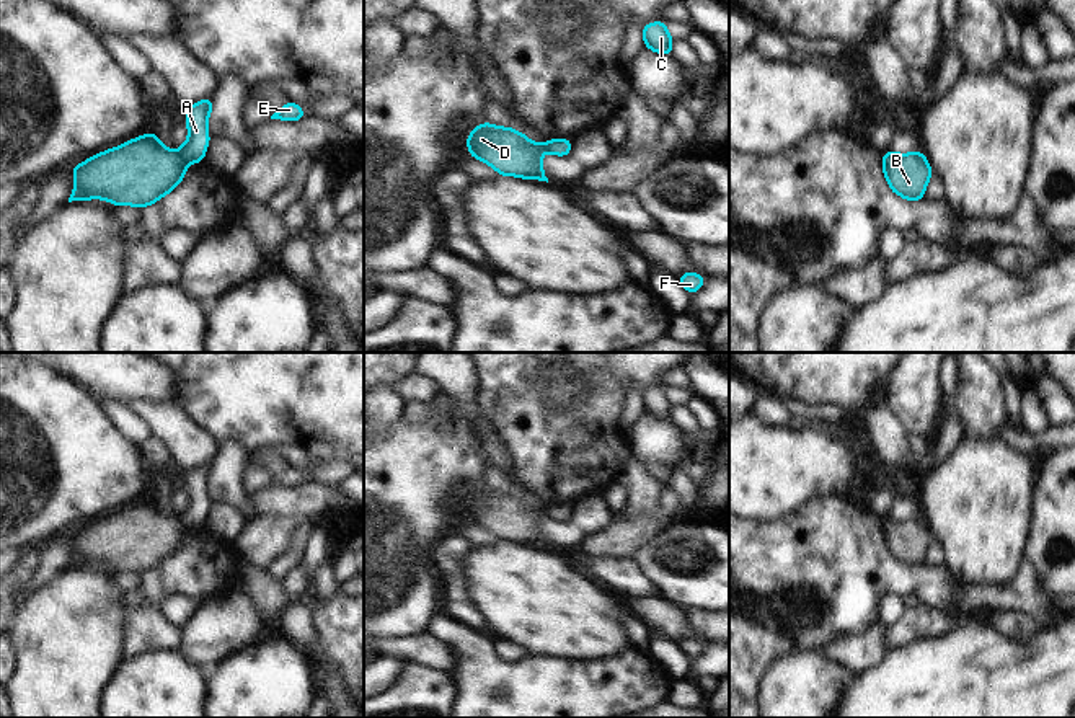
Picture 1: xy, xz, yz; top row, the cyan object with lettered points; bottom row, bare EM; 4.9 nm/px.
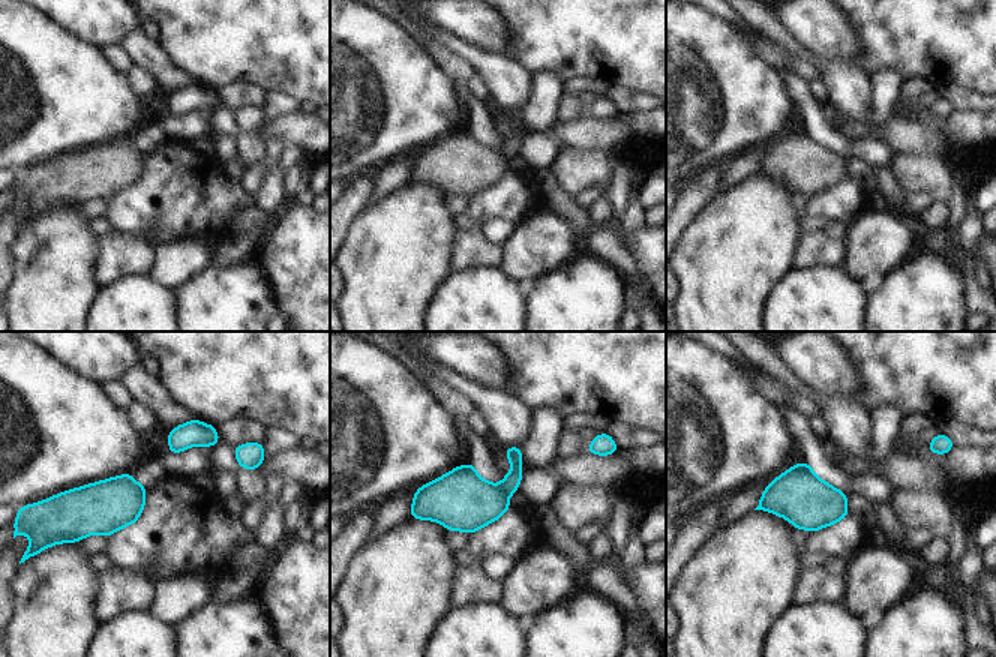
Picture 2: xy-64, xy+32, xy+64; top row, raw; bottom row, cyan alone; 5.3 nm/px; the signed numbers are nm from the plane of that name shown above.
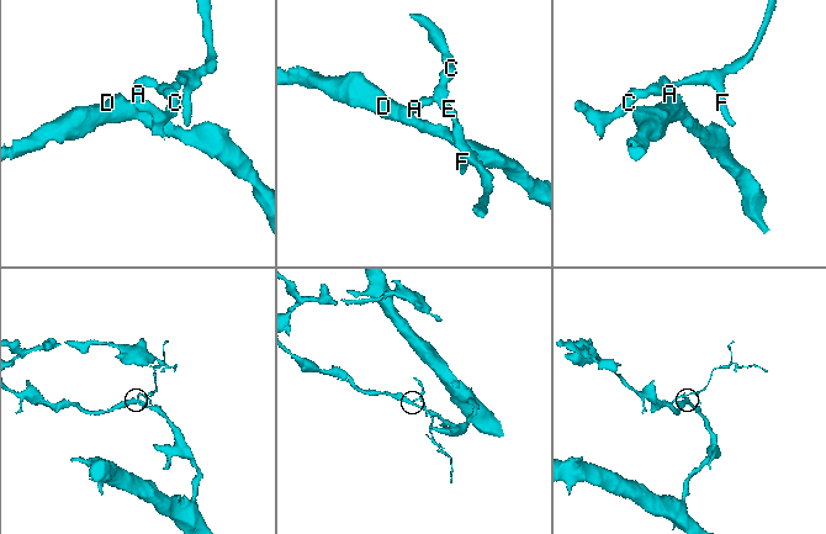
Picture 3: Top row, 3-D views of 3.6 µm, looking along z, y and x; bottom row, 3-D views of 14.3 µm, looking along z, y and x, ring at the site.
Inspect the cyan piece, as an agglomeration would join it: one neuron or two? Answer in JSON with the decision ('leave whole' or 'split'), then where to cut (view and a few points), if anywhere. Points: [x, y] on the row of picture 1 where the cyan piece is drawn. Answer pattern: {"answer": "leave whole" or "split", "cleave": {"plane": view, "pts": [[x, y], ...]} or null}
{"answer": "split", "cleave": {"plane": "xy", "pts": [[176, 150], [186, 163]]}}

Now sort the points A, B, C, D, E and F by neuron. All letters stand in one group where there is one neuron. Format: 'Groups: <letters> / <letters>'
Groups: A C E F / B D

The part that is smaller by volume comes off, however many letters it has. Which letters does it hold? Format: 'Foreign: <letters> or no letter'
Foreign: A, C, E, F

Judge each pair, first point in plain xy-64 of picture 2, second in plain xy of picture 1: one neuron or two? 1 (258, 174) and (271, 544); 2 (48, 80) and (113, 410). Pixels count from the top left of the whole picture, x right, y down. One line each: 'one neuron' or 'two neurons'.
1: two neurons
2: two neurons

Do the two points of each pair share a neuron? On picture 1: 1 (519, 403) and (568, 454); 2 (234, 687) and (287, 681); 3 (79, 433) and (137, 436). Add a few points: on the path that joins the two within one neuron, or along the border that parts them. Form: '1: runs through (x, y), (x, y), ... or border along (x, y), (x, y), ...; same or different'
1: runs through (530, 416), (555, 441); same
2: runs through (247, 687), (268, 687), (274, 681); same
3: border along (98, 405), (128, 439), (139, 444); different

